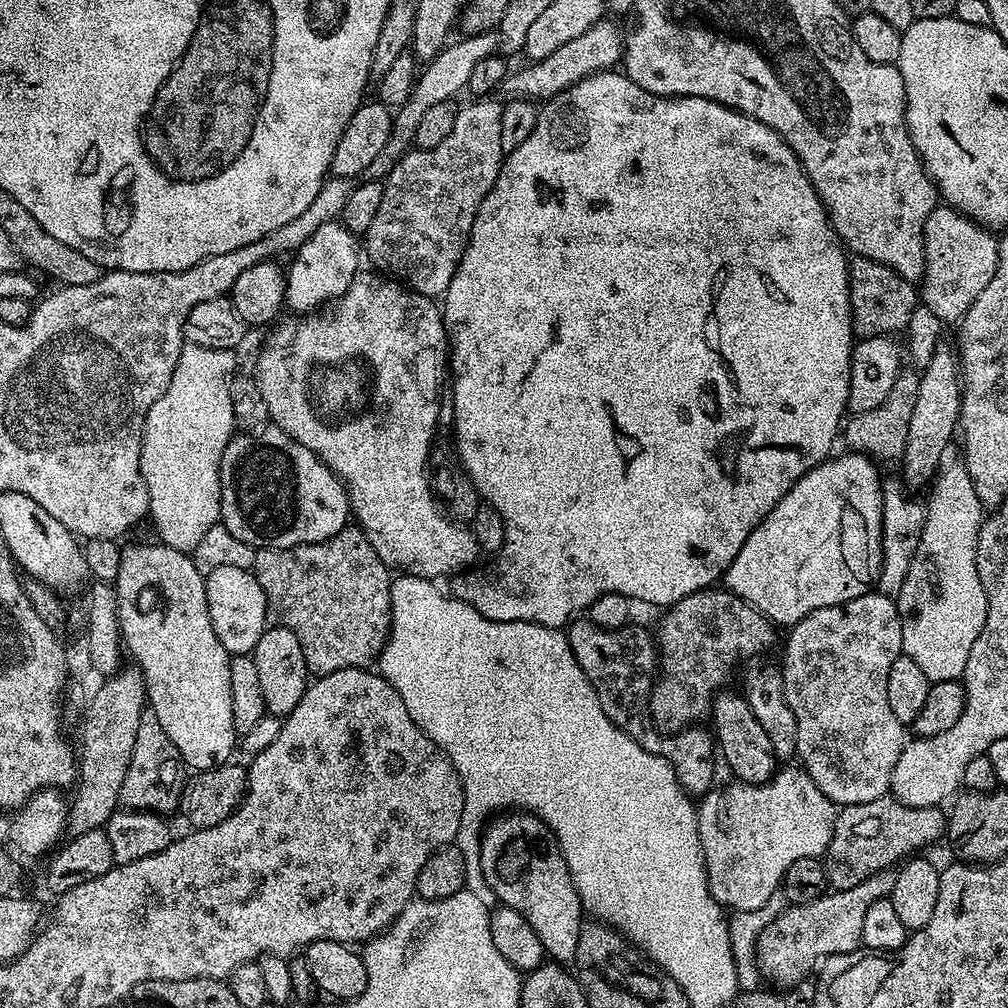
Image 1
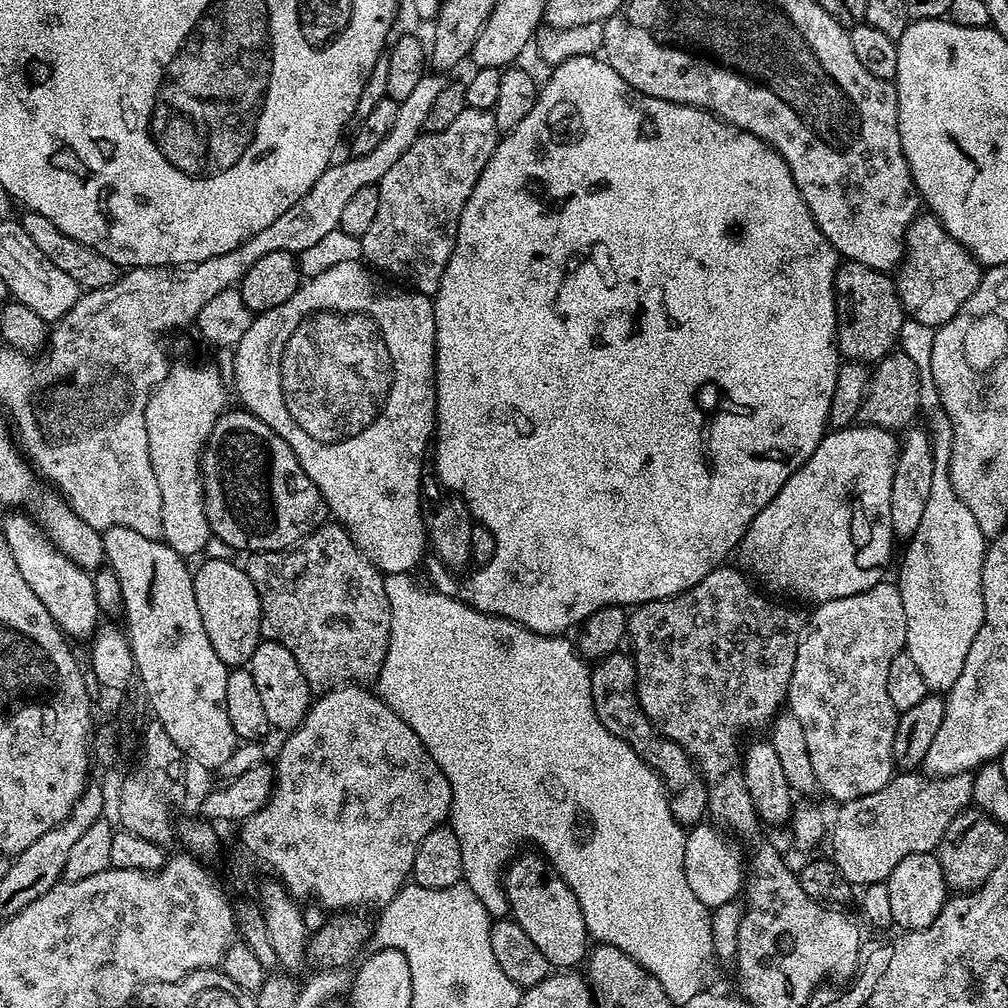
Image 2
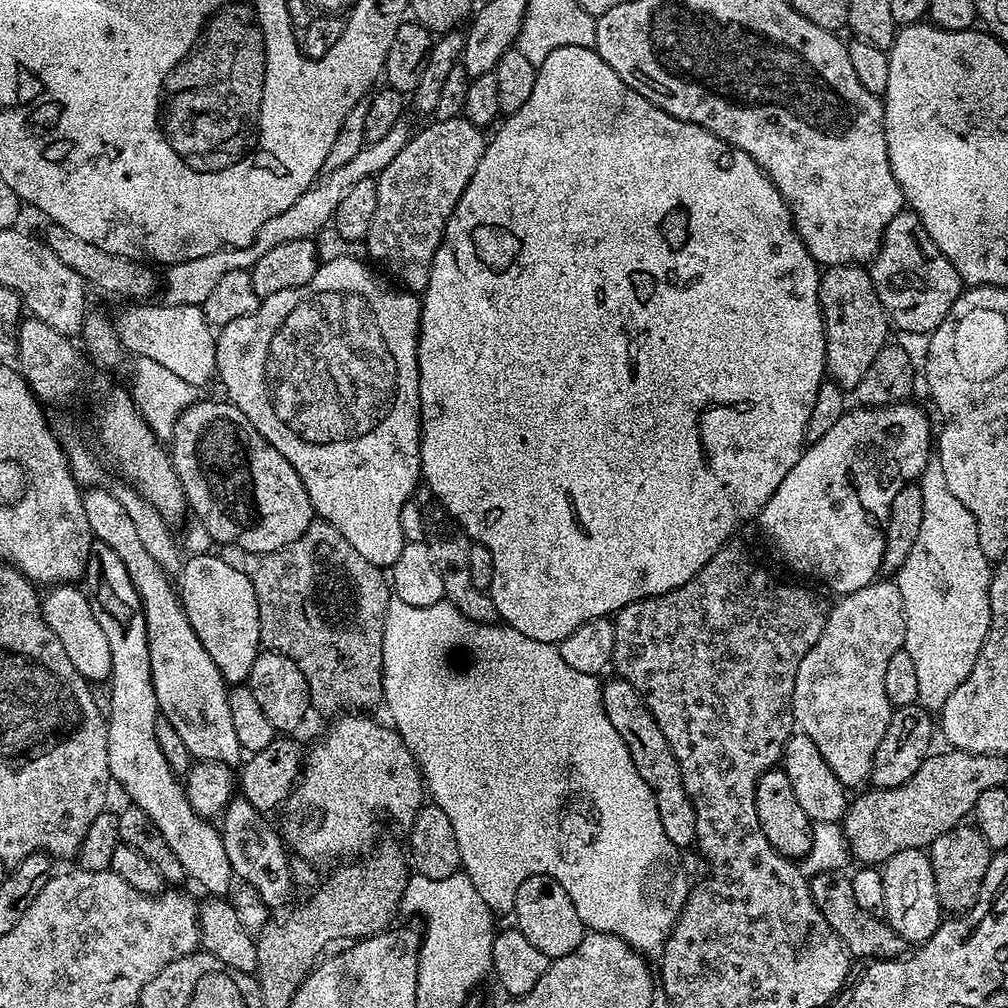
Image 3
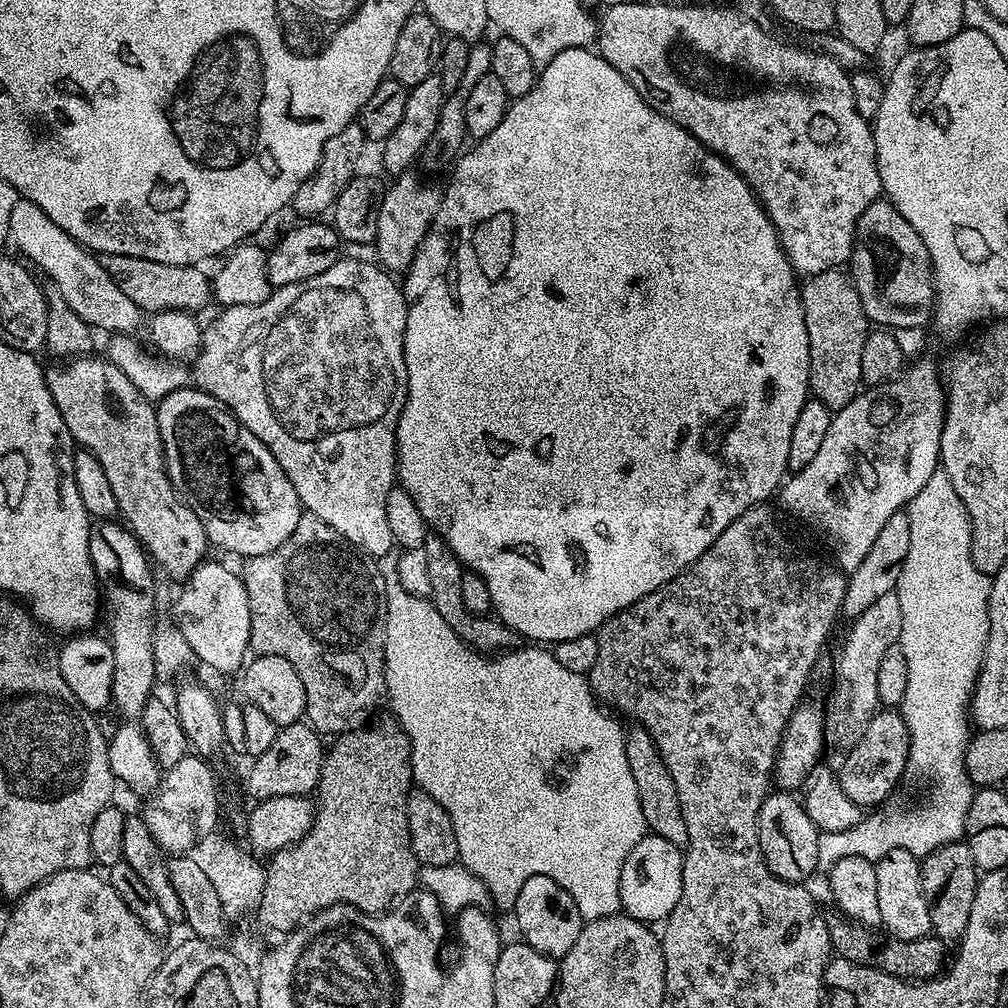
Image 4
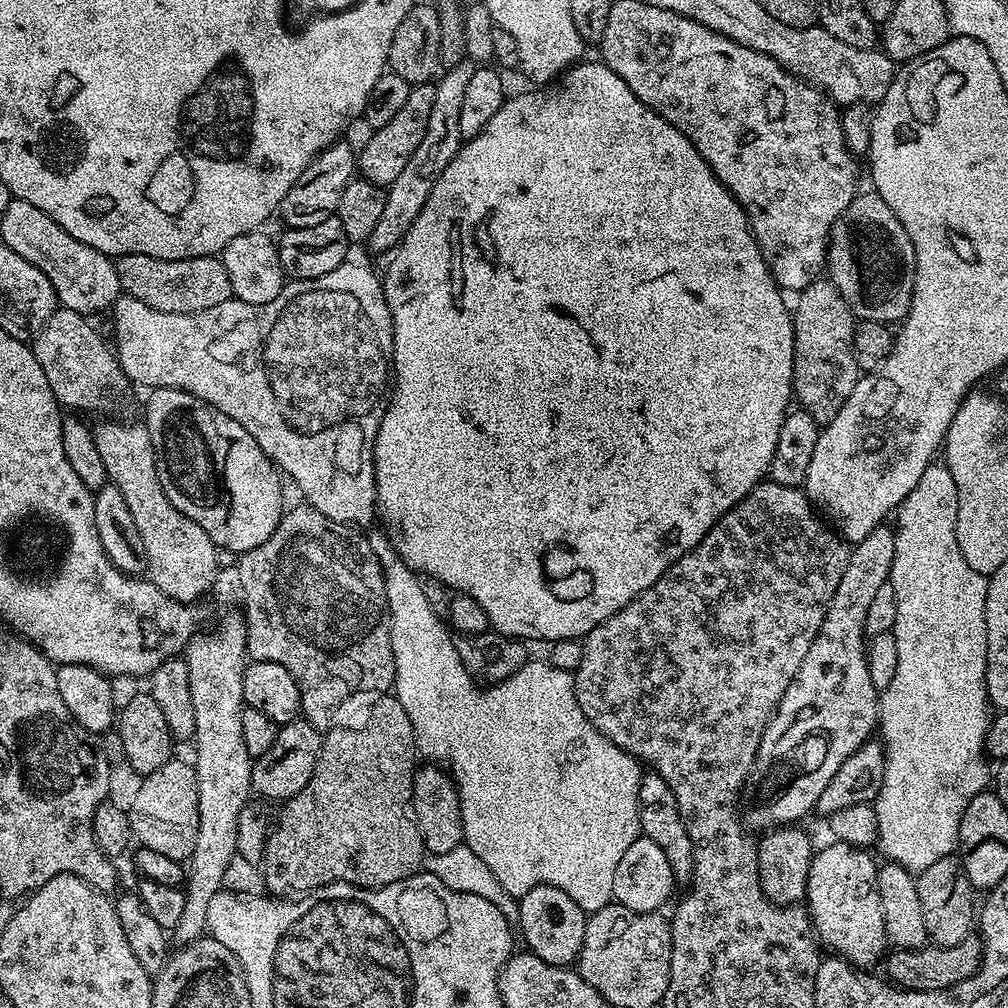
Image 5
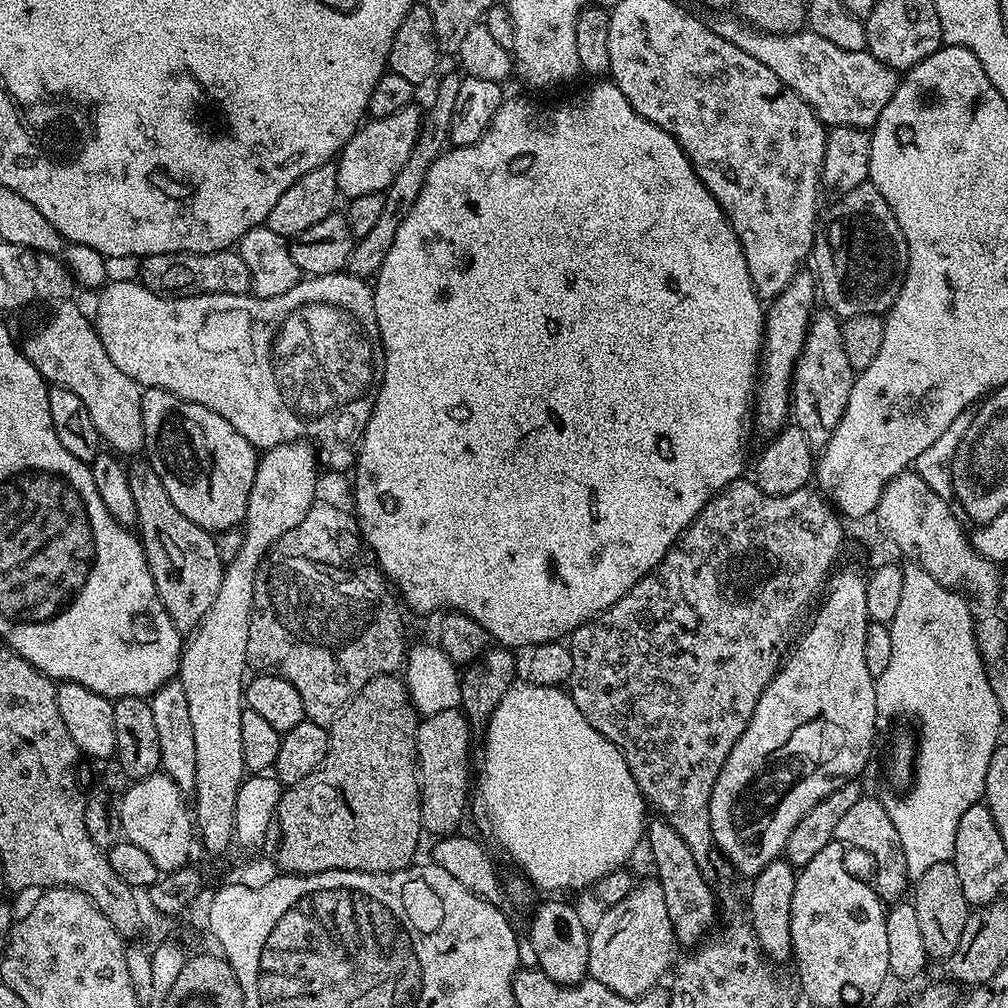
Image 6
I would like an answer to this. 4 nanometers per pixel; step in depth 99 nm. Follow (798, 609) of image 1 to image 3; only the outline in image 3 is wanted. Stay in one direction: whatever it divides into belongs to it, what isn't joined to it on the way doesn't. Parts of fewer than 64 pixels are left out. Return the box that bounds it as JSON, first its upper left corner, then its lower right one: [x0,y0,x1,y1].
[758,402,934,594]

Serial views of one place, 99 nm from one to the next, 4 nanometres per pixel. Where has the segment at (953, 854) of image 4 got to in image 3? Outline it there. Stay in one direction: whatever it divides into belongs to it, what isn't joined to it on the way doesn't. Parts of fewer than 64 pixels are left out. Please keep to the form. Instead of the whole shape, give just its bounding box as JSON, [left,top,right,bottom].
[927,822,994,914]

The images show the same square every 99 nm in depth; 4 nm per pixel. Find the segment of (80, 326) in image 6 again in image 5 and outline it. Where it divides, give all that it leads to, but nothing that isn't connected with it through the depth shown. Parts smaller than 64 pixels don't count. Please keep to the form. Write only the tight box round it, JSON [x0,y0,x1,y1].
[30,306,130,414]

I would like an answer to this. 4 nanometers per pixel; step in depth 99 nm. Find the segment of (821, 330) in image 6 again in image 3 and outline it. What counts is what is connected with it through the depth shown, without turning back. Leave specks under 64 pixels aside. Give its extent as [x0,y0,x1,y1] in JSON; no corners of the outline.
[820,264,890,390]

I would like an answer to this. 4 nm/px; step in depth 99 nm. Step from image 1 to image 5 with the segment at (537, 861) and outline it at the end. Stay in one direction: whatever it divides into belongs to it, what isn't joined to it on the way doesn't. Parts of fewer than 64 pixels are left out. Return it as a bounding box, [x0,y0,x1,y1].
[518,884,589,968]

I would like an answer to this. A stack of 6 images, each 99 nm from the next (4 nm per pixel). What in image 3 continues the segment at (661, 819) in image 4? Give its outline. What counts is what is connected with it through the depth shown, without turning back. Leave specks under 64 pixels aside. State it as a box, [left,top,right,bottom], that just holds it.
[602,678,696,849]

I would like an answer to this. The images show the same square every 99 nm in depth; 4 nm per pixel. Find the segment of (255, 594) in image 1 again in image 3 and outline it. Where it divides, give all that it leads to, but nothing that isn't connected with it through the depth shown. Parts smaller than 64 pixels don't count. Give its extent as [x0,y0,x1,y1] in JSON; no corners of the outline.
[182,554,262,686]

